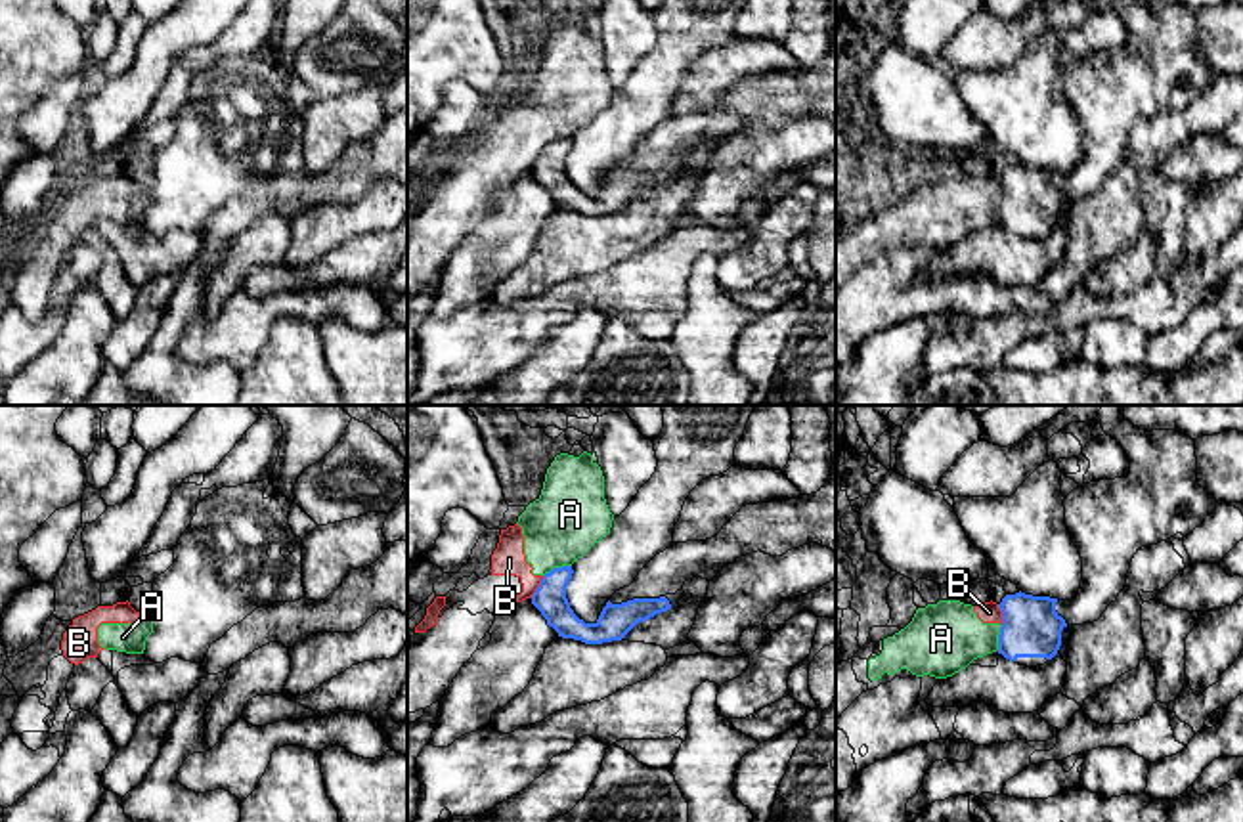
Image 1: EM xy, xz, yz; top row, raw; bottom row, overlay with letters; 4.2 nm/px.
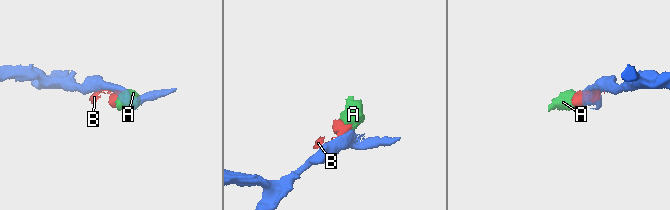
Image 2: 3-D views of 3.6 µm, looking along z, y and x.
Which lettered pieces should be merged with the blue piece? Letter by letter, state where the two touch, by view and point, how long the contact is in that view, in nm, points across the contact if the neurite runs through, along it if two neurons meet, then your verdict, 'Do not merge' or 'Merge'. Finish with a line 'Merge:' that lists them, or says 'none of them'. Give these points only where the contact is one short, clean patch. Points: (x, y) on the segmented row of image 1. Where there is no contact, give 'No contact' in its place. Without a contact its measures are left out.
A: Touches blue at xz (557, 568). Shared border 130 nm. Boundary: xz (570, 564), (551, 568), (544, 576). Do not merge
B: Touches blue at xz (538, 587). Shared border 110 nm. Do not merge
Merge: none of them

